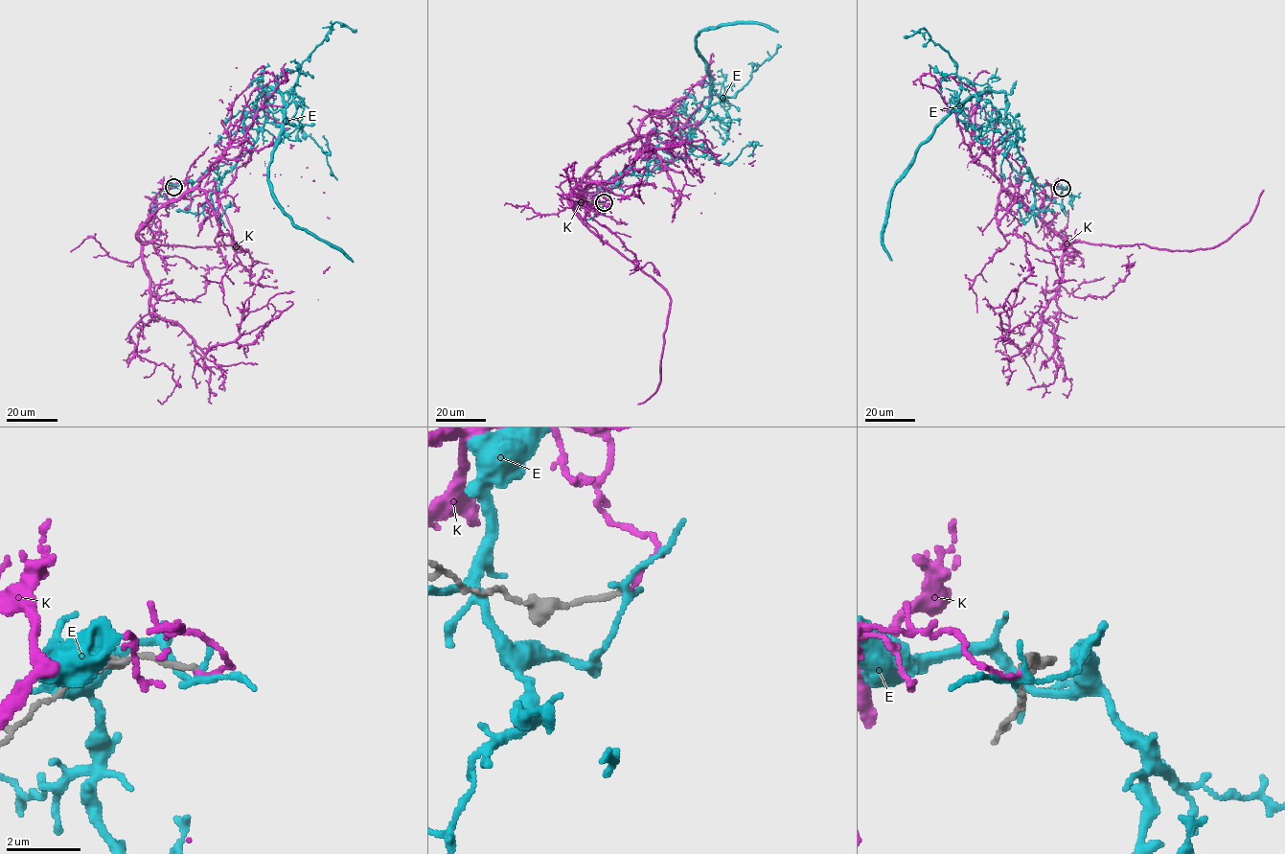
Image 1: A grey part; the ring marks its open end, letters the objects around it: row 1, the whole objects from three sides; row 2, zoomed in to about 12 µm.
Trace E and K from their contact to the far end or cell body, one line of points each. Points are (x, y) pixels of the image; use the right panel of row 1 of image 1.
E: (1062, 188), (1039, 186), (1028, 173), (1005, 94), (965, 99), (919, 147), (892, 191), (883, 237), (891, 260)
K: (1062, 188), (1051, 187), (1043, 219), (1067, 244), (1060, 287), (1020, 348), (999, 315), (1023, 299), (1020, 265)

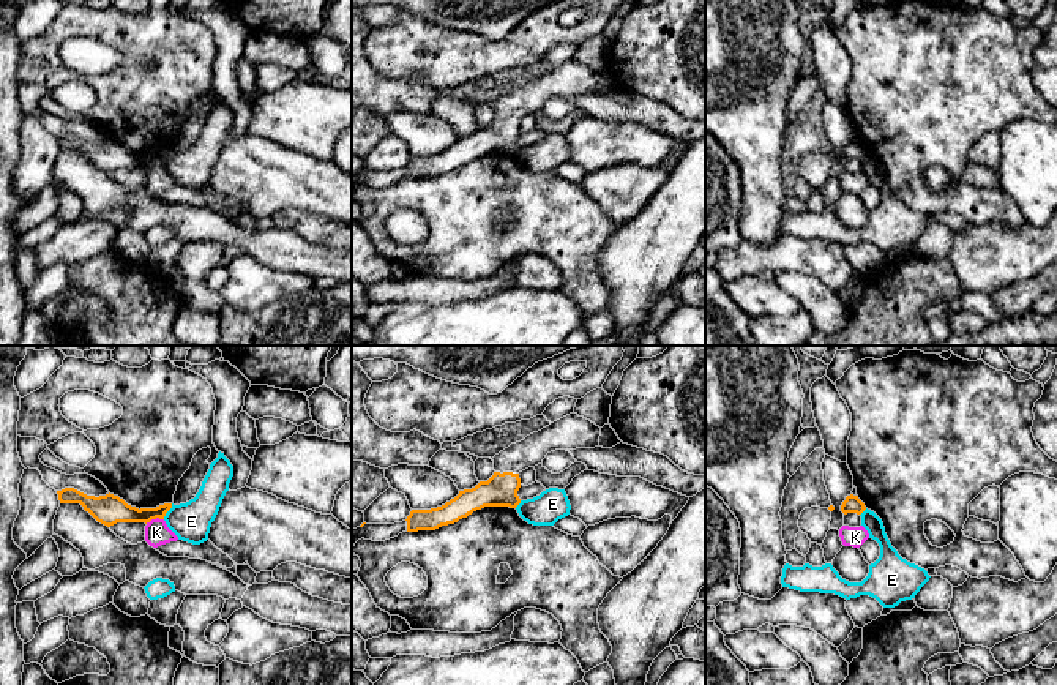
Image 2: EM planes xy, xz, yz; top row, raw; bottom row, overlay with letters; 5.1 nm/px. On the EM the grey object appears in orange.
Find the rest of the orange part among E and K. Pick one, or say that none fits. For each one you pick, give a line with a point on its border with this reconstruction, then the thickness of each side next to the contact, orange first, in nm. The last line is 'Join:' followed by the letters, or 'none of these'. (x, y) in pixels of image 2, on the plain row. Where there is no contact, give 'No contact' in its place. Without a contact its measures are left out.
Join: none of these

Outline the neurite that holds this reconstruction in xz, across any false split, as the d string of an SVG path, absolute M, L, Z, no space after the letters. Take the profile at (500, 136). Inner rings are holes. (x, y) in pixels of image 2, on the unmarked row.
M573 58L495 101L492 104L495 118L487 128L459 137L442 153L412 156L405 166L407 178L435 177L484 153L516 155L521 150L517 137L522 117L541 110L546 101L555 96L599 93L599 82L599 73Z

